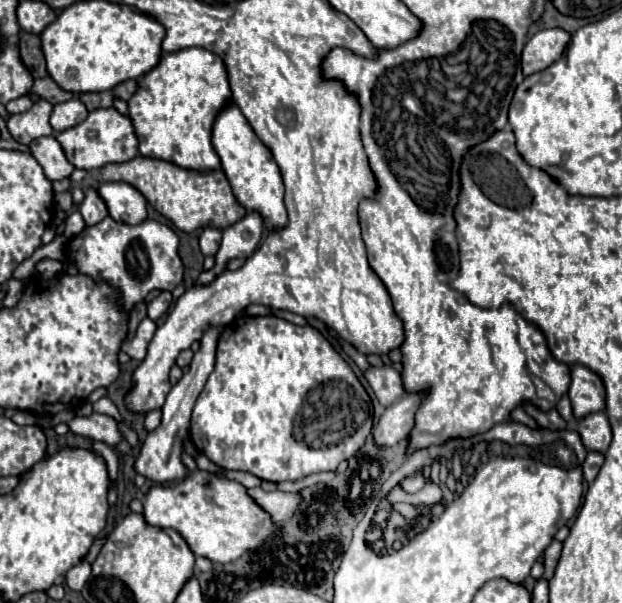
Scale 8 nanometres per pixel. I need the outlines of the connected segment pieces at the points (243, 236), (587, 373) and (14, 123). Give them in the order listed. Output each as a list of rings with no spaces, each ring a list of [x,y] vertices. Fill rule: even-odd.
[[[253,211],[247,213],[235,225],[227,227],[223,231],[221,249],[215,255],[215,267],[211,271],[203,271],[199,281],[201,283],[213,281],[221,271],[225,271],[227,261],[233,257],[249,257],[257,249],[261,241],[261,233],[263,233],[263,219],[259,217],[259,213],[253,213]]]
[[[573,365],[571,367],[571,387],[569,399],[573,405],[575,419],[583,419],[589,413],[605,409],[605,387],[597,373],[589,367]]]
[[[39,99],[33,103],[33,107],[29,111],[19,113],[19,115],[11,115],[7,121],[7,127],[13,135],[13,139],[29,145],[37,137],[53,135],[55,131],[49,125],[51,111],[53,111],[53,105],[45,99]]]

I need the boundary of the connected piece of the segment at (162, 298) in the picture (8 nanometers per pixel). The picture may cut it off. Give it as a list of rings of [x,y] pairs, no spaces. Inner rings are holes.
[[[163,291],[159,293],[149,305],[147,305],[147,317],[157,321],[161,315],[165,315],[171,306],[171,293],[169,291]]]

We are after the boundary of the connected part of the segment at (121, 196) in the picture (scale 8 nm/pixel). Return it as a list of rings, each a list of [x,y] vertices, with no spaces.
[[[101,183],[99,195],[107,203],[109,215],[117,223],[139,225],[147,219],[147,201],[129,183]]]

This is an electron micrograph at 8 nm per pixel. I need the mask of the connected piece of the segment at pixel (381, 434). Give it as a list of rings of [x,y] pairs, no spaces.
[[[407,393],[397,403],[389,405],[385,409],[385,415],[381,415],[379,423],[373,427],[375,443],[391,447],[405,439],[415,425],[415,413],[421,401],[423,401],[421,393]]]

